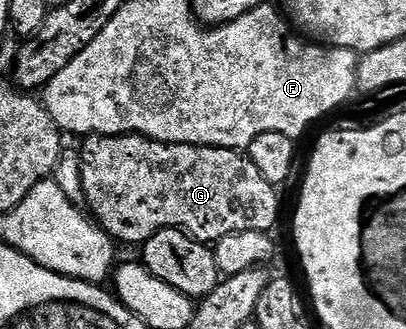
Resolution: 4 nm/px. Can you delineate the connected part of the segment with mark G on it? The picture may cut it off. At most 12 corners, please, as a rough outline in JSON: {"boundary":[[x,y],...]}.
{"boundary":[[93,135],[81,187],[110,238],[269,233],[244,152]]}

